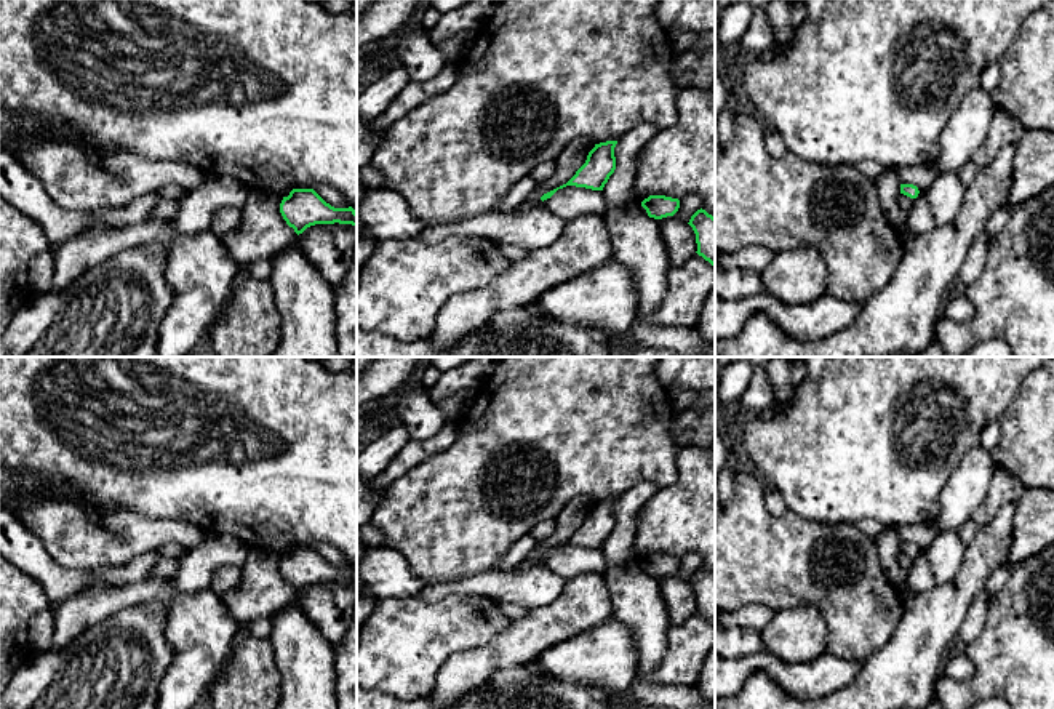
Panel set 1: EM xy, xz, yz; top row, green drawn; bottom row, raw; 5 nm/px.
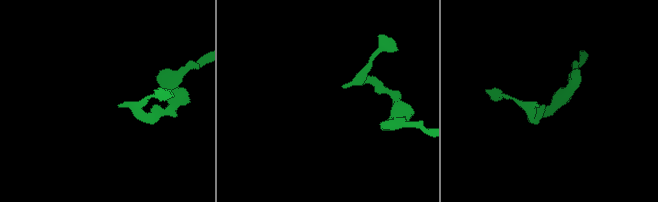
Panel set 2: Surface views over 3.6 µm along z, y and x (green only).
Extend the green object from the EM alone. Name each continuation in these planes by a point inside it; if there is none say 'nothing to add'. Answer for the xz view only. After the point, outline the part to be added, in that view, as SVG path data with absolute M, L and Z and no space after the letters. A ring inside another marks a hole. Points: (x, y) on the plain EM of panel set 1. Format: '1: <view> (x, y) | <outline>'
nothing to add

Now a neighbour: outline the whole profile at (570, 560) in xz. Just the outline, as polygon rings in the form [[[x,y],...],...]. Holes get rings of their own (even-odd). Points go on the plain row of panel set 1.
[[[566,544],[558,547],[550,557],[544,559],[542,565],[555,575],[566,579],[605,571],[605,555],[601,549]]]

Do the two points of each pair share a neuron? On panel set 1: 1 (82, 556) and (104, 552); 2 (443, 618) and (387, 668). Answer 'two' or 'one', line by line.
1: one
2: one

